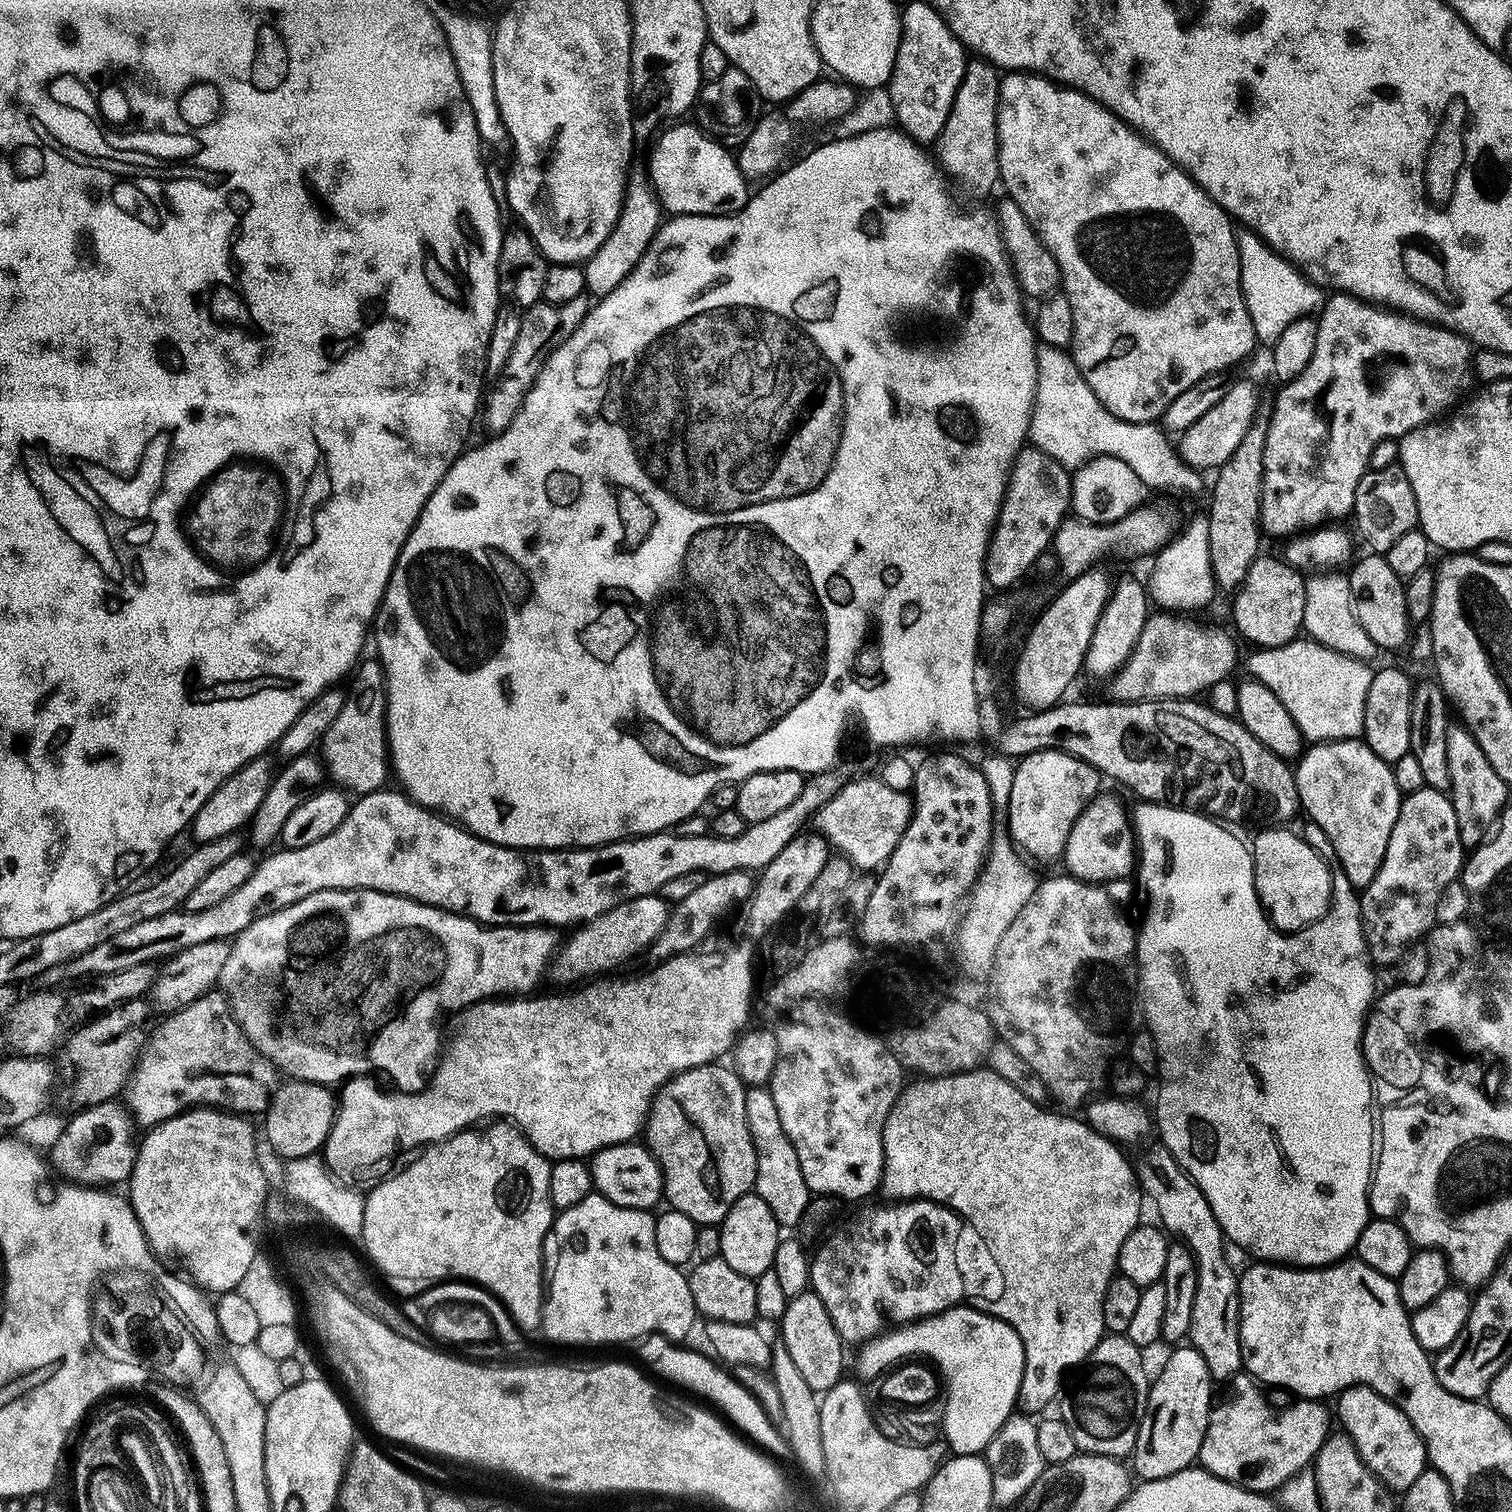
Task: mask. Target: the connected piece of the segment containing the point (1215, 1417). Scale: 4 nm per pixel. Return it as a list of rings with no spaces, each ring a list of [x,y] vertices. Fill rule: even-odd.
[[[1247,1374],[1237,1375],[1232,1386],[1236,1394],[1212,1411],[1199,1463],[1215,1477],[1241,1485],[1250,1493],[1277,1493],[1320,1455],[1332,1434],[1330,1412],[1321,1401],[1301,1399],[1280,1412],[1266,1410],[1259,1385]]]

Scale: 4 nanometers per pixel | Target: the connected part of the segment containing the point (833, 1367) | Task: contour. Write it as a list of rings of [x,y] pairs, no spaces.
[[[811,1290],[791,1297],[785,1306],[785,1316],[778,1322],[778,1328],[781,1338],[784,1339],[781,1340],[782,1347],[790,1354],[794,1366],[816,1394],[828,1393],[841,1383],[840,1359],[844,1356],[840,1349],[842,1337],[822,1298],[818,1298]]]

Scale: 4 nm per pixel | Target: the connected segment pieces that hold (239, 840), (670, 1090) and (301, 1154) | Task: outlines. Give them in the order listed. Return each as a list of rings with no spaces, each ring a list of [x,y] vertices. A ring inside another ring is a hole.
[[[230,832],[222,838],[216,838],[210,843],[193,847],[193,852],[173,870],[169,876],[161,878],[157,884],[144,888],[141,892],[129,891],[111,902],[105,903],[94,914],[86,918],[78,918],[78,922],[70,922],[70,926],[62,926],[53,932],[47,932],[39,937],[40,952],[45,956],[44,964],[57,967],[72,961],[83,961],[94,951],[101,950],[111,940],[127,937],[129,930],[146,922],[150,918],[162,918],[162,914],[179,912],[191,901],[194,890],[222,866],[222,862],[230,862],[230,858],[241,855],[245,835],[239,832]],[[129,895],[129,896],[128,896]]]
[[[707,1064],[706,1066],[702,1066],[701,1068],[690,1068],[687,1072],[680,1073],[679,1076],[673,1076],[671,1080],[668,1081],[667,1084],[664,1085],[663,1088],[660,1089],[658,1095],[652,1101],[652,1107],[650,1109],[650,1123],[647,1125],[646,1134],[648,1132],[648,1140],[646,1139],[647,1147],[651,1148],[652,1155],[655,1156],[656,1161],[660,1163],[660,1169],[664,1172],[664,1196],[666,1200],[669,1200],[670,1203],[676,1207],[675,1211],[679,1213],[681,1216],[685,1216],[686,1218],[690,1218],[695,1222],[698,1226],[719,1226],[723,1224],[724,1220],[727,1218],[729,1214],[732,1213],[733,1208],[737,1207],[745,1199],[743,1198],[747,1192],[750,1192],[750,1157],[753,1155],[754,1149],[752,1146],[752,1131],[750,1130],[750,1126],[748,1125],[748,1109],[749,1109],[749,1100],[747,1101],[744,1092],[746,1093],[746,1086],[741,1083],[739,1075],[735,1071],[732,1072],[728,1068],[720,1068],[724,1066],[717,1066],[716,1064]]]
[[[284,1084],[270,1100],[266,1112],[268,1140],[272,1148],[287,1162],[304,1162],[325,1147],[325,1141],[337,1121],[336,1096],[320,1084]]]

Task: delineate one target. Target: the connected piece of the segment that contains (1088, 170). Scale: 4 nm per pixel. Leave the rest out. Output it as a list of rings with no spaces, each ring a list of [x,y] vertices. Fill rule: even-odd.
[[[1012,74],[1003,81],[1002,99],[997,114],[997,142],[1000,180],[1008,191],[1007,195],[1032,224],[1036,235],[1044,243],[1047,255],[1053,256],[1060,267],[1060,280],[1064,283],[1062,296],[1068,300],[1068,311],[1074,322],[1072,335],[1075,352],[1077,351],[1075,367],[1084,373],[1088,383],[1096,391],[1096,397],[1103,402],[1110,414],[1126,423],[1155,424],[1163,421],[1167,410],[1182,394],[1186,394],[1196,384],[1205,383],[1207,376],[1224,372],[1253,355],[1251,352],[1256,348],[1258,337],[1247,298],[1244,296],[1237,233],[1232,233],[1233,225],[1215,207],[1209,206],[1203,195],[1191,196],[1187,183],[1172,184],[1170,177],[1163,176],[1163,172],[1170,168],[1163,152],[1152,150],[1148,156],[1149,145],[1138,138],[1137,133],[1123,121],[1117,120],[1111,112],[1107,112],[1100,104],[1095,104],[1084,93],[1056,85],[1039,74]]]

